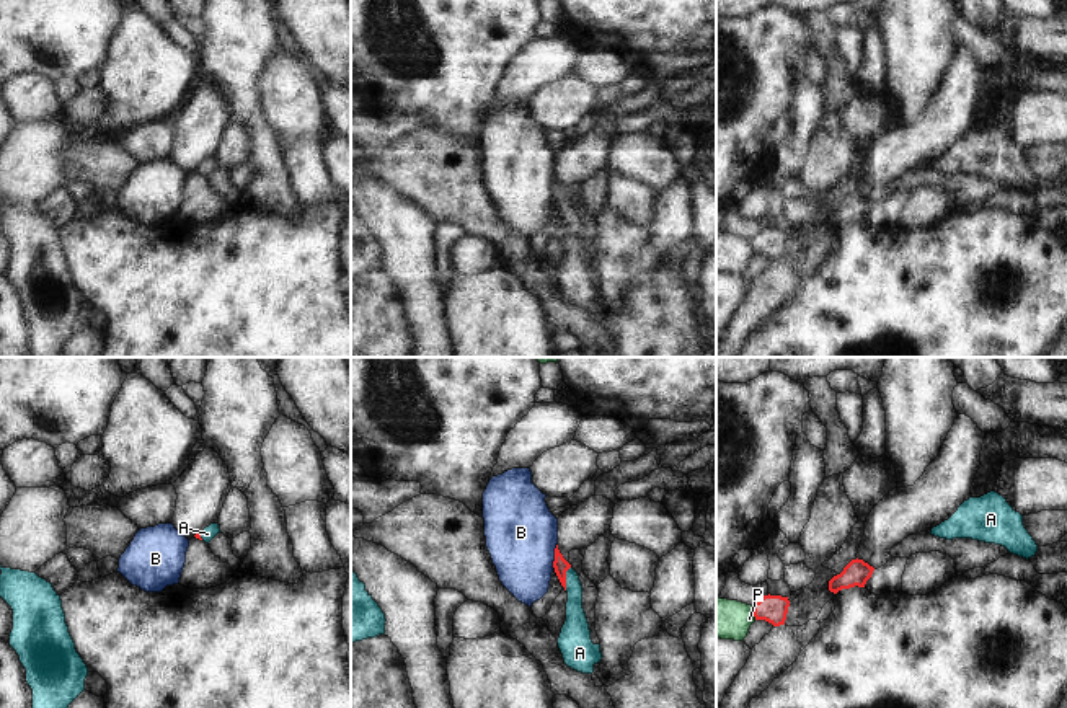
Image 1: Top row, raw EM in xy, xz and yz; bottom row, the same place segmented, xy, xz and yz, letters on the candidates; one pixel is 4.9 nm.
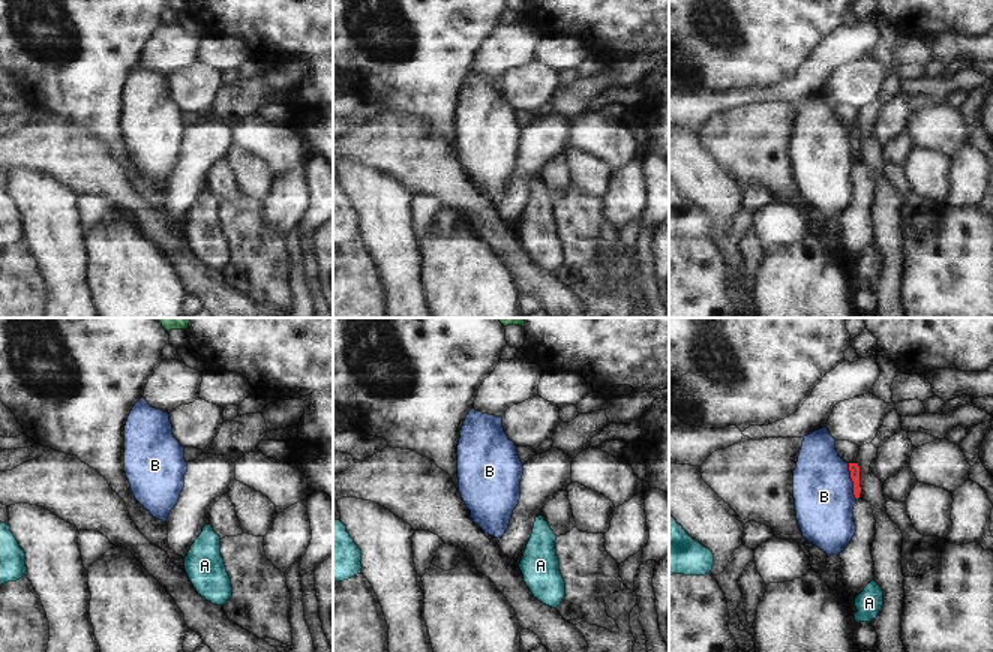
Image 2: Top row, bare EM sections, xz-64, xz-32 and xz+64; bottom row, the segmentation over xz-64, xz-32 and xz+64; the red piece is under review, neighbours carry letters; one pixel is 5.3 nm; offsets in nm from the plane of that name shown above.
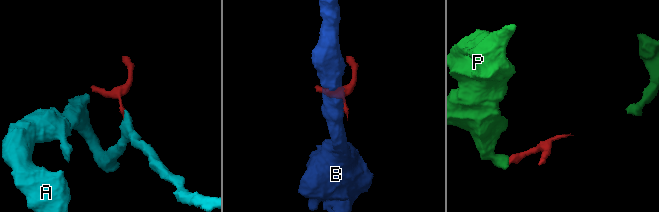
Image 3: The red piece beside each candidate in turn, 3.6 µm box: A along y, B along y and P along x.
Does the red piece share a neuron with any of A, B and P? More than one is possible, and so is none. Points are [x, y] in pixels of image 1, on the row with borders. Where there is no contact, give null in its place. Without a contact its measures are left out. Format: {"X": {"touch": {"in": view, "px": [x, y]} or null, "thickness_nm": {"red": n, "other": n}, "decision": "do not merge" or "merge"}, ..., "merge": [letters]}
{"A": {"touch": {"in": "xz", "px": [565, 578]}, "thickness_nm": {"red": 70, "other": 120}, "decision": "merge"}, "B": {"touch": {"in": "xz", "px": [555, 557]}, "thickness_nm": {"red": 70, "other": 360}, "decision": "do not merge"}, "P": {"touch": {"in": "yz", "px": [754, 612]}, "thickness_nm": {"red": 140, "other": 190}, "decision": "do not merge"}, "merge": ["A"]}

